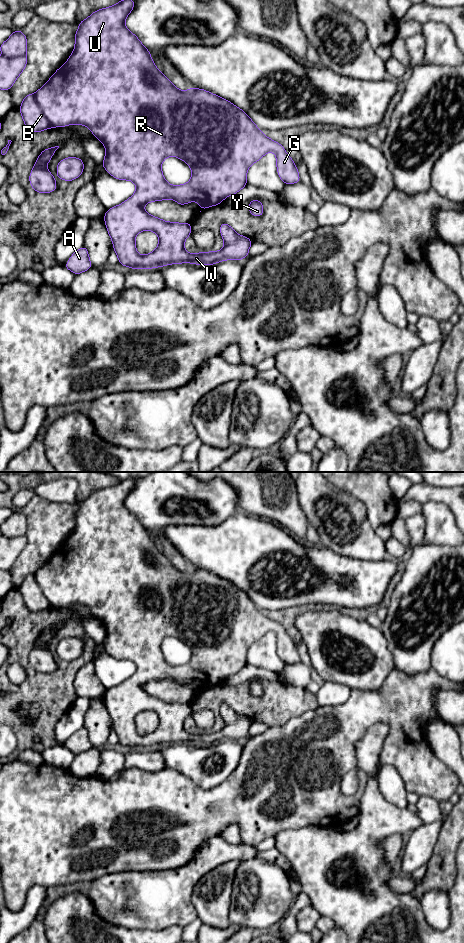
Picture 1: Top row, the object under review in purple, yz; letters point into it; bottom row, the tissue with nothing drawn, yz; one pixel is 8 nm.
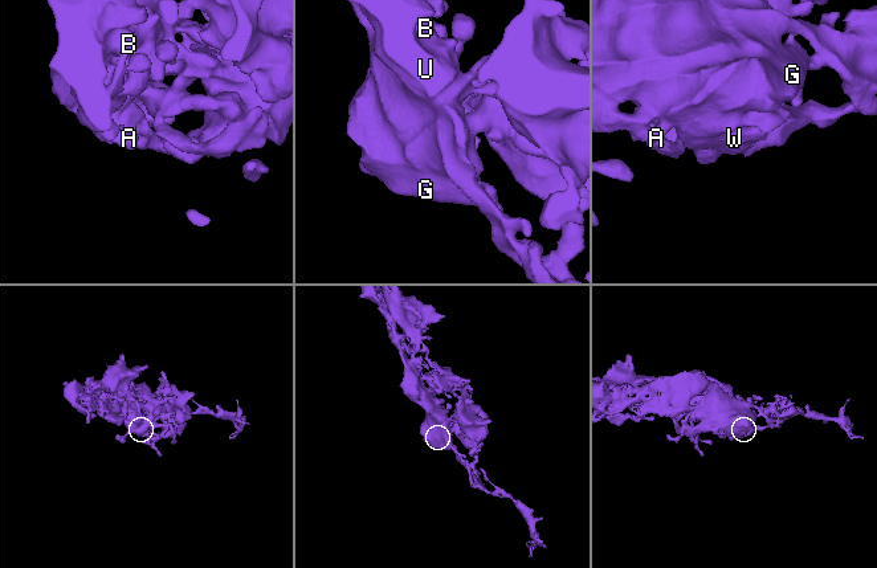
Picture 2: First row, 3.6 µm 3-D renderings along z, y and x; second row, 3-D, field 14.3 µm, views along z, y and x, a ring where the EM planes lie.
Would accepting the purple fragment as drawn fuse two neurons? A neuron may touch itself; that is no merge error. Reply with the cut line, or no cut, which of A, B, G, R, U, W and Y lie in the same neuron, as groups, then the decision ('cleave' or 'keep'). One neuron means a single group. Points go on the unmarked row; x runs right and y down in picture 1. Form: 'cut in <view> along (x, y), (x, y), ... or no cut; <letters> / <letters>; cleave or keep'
no cut; A B G R U W Y; keep

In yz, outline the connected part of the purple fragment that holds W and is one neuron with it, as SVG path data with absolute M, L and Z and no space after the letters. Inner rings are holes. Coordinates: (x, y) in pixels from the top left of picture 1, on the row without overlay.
M133 479L120 480L116 485L96 490L79 503L75 513L75 528L62 547L35 573L28 574L21 583L20 592L26 607L33 612L44 611L53 607L64 607L70 604L84 605L105 626L106 635L103 647L114 658L130 660L136 665L132 677L122 684L108 689L104 695L105 704L113 729L119 743L132 749L149 749L169 744L193 743L212 745L223 740L237 740L248 737L252 721L238 715L227 703L220 705L224 727L216 732L199 732L190 734L184 728L185 719L191 715L191 703L166 702L148 694L143 686L148 682L173 679L180 685L195 681L201 691L220 684L226 677L236 674L247 665L249 647L266 633L276 634L277 652L285 664L300 662L299 653L292 638L284 627L265 616L249 596L237 586L213 573L203 569L190 568L181 571L163 555L154 544L149 530L136 515L125 507L125 498L134 488ZM169 636L185 641L192 650L188 663L170 665L163 657L161 645ZM144 710L154 711L159 717L157 728L149 734L139 735L136 732L135 717Z

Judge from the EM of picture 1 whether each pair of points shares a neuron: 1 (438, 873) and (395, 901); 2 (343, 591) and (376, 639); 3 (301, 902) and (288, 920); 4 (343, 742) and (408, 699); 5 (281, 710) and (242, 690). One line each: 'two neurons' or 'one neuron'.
1: two neurons
2: two neurons
3: one neuron
4: one neuron
5: one neuron

